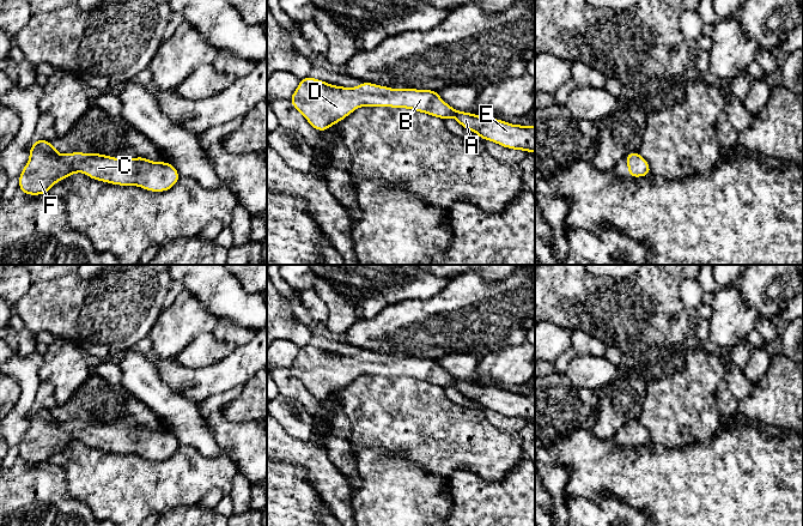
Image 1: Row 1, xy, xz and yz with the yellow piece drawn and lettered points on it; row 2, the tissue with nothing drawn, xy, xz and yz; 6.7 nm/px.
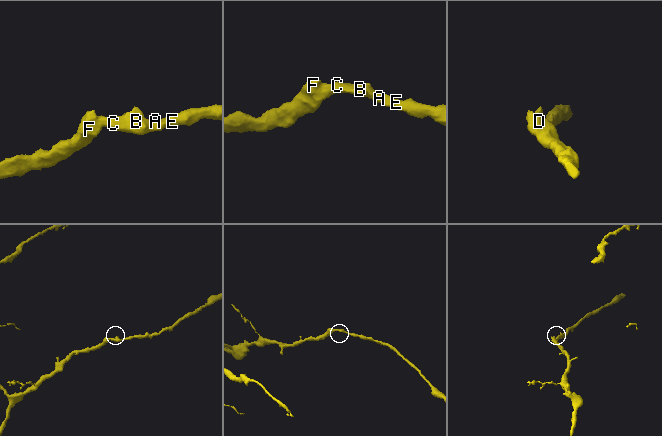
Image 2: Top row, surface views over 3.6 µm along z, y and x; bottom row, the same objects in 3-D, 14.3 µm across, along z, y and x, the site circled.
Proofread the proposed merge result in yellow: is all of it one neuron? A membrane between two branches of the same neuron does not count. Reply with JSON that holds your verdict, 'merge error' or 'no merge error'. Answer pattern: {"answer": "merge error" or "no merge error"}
{"answer": "no merge error"}

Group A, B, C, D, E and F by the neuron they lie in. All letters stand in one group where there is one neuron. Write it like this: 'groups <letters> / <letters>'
groups A B C D E F

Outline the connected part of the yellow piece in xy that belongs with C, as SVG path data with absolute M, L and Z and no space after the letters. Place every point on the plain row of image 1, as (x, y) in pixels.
M37 407L30 415L30 427L19 442L19 459L29 464L50 462L49 458L74 441L87 442L91 448L99 448L118 454L138 454L148 460L166 460L180 448L177 437L168 430L152 430L141 424L132 428L114 427L102 422L71 421L60 423L53 411Z

